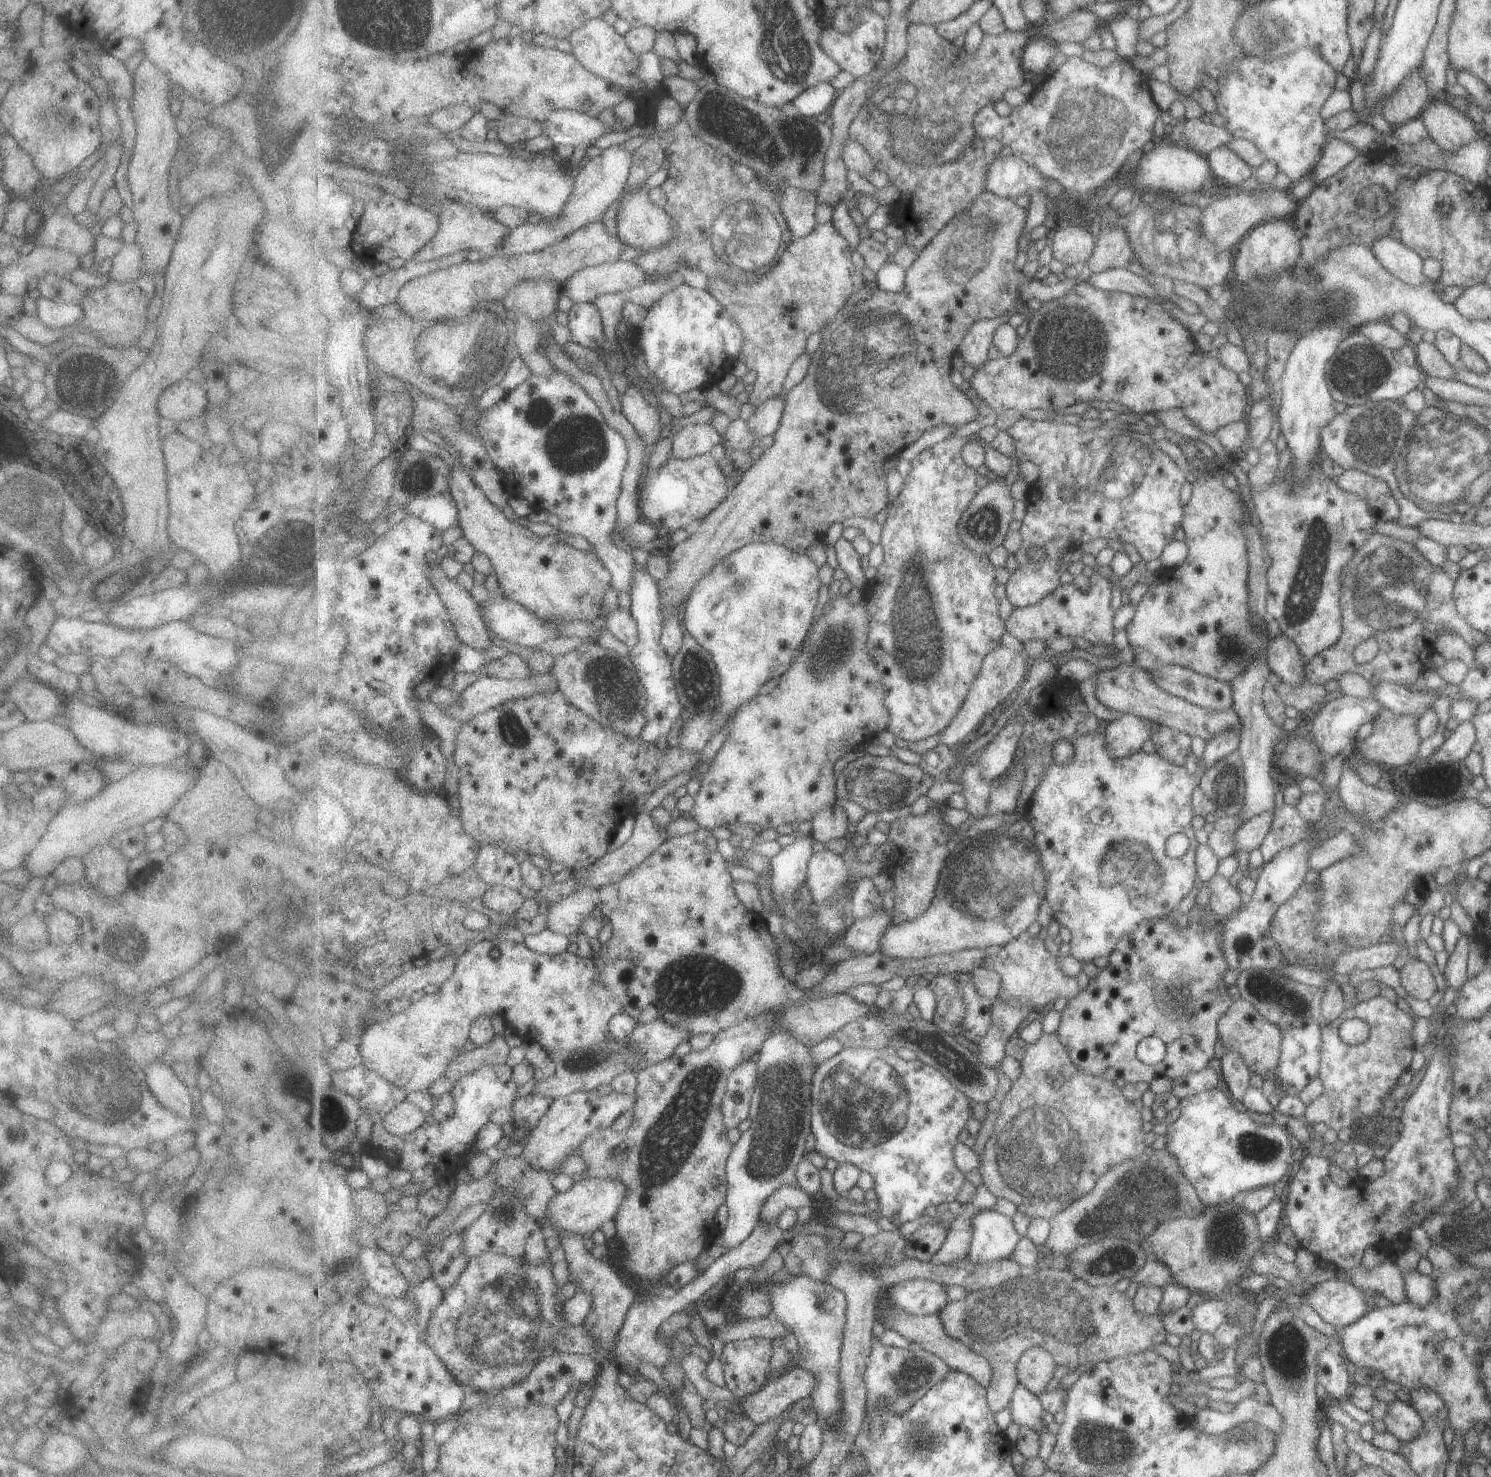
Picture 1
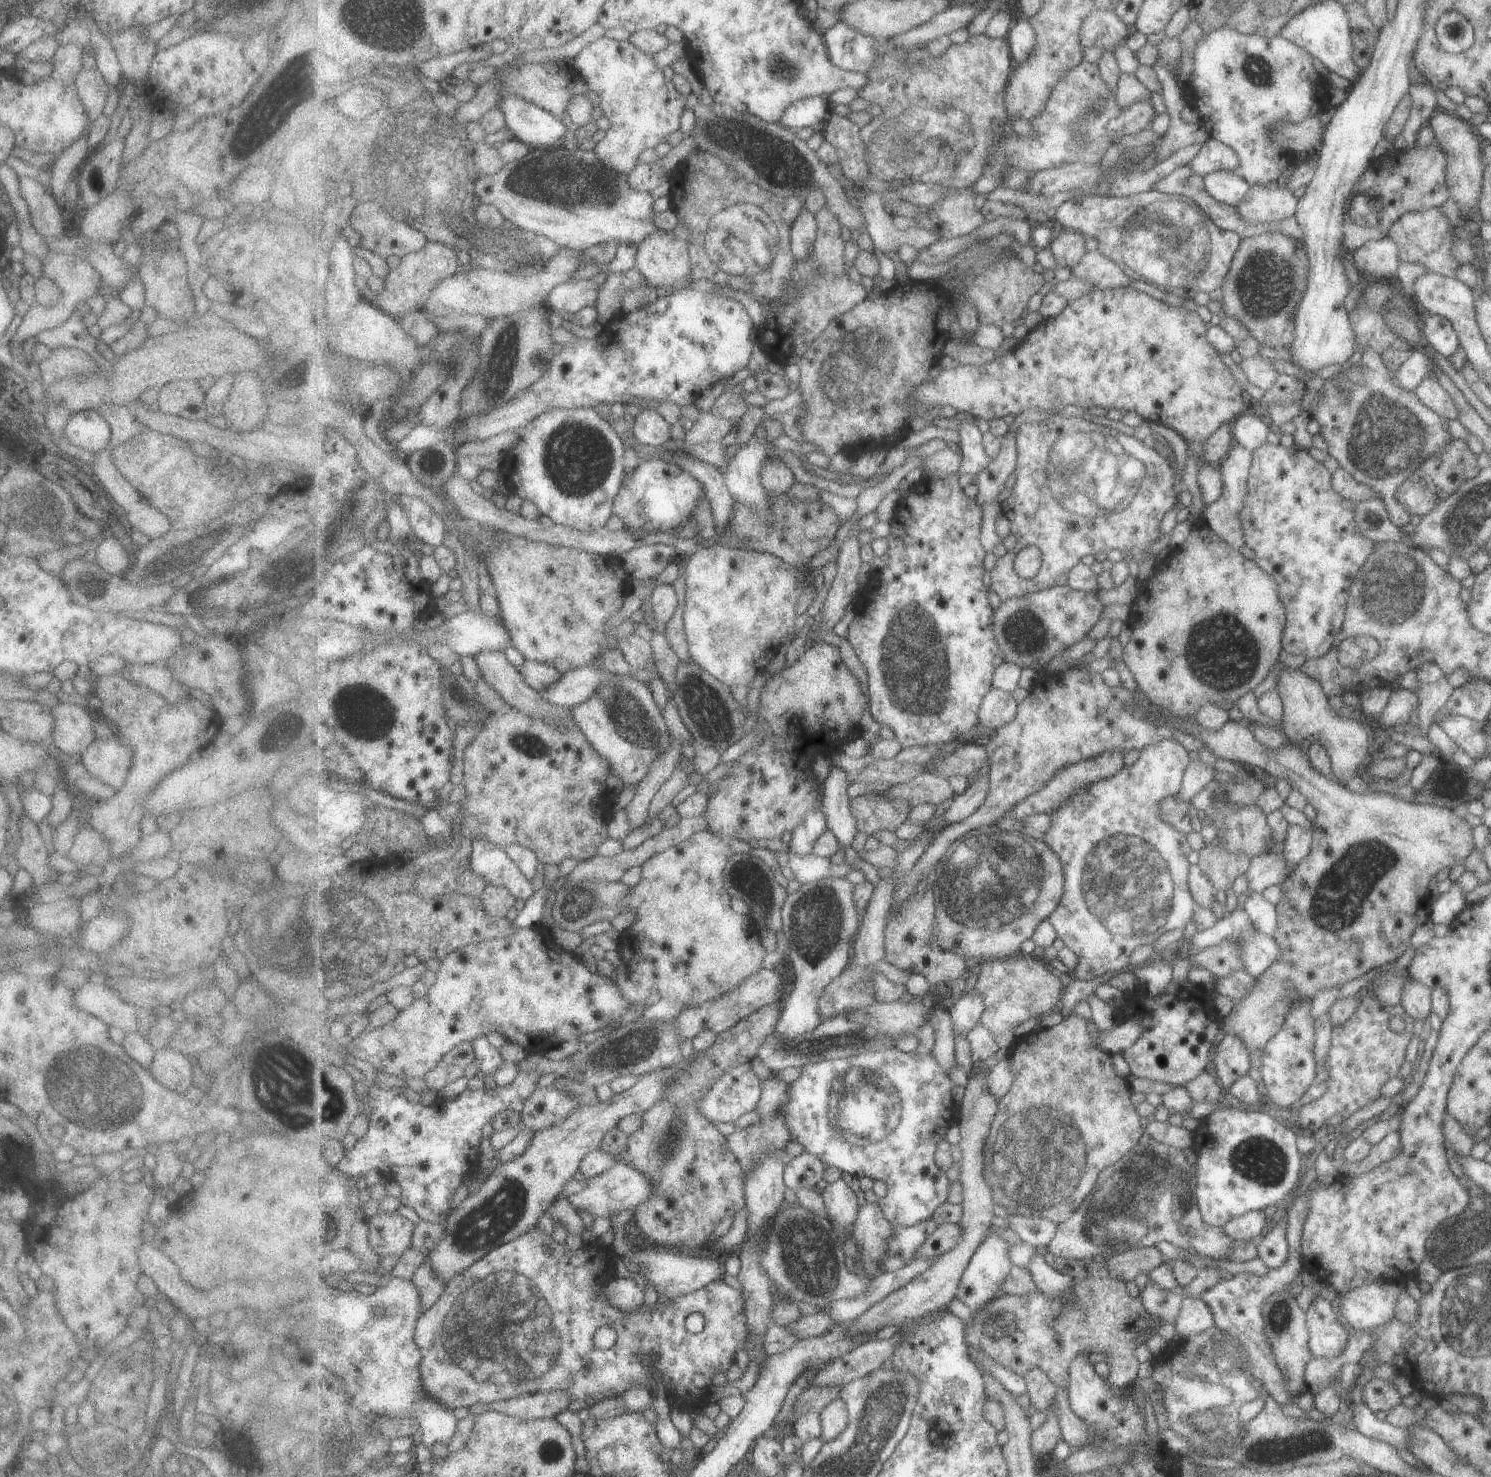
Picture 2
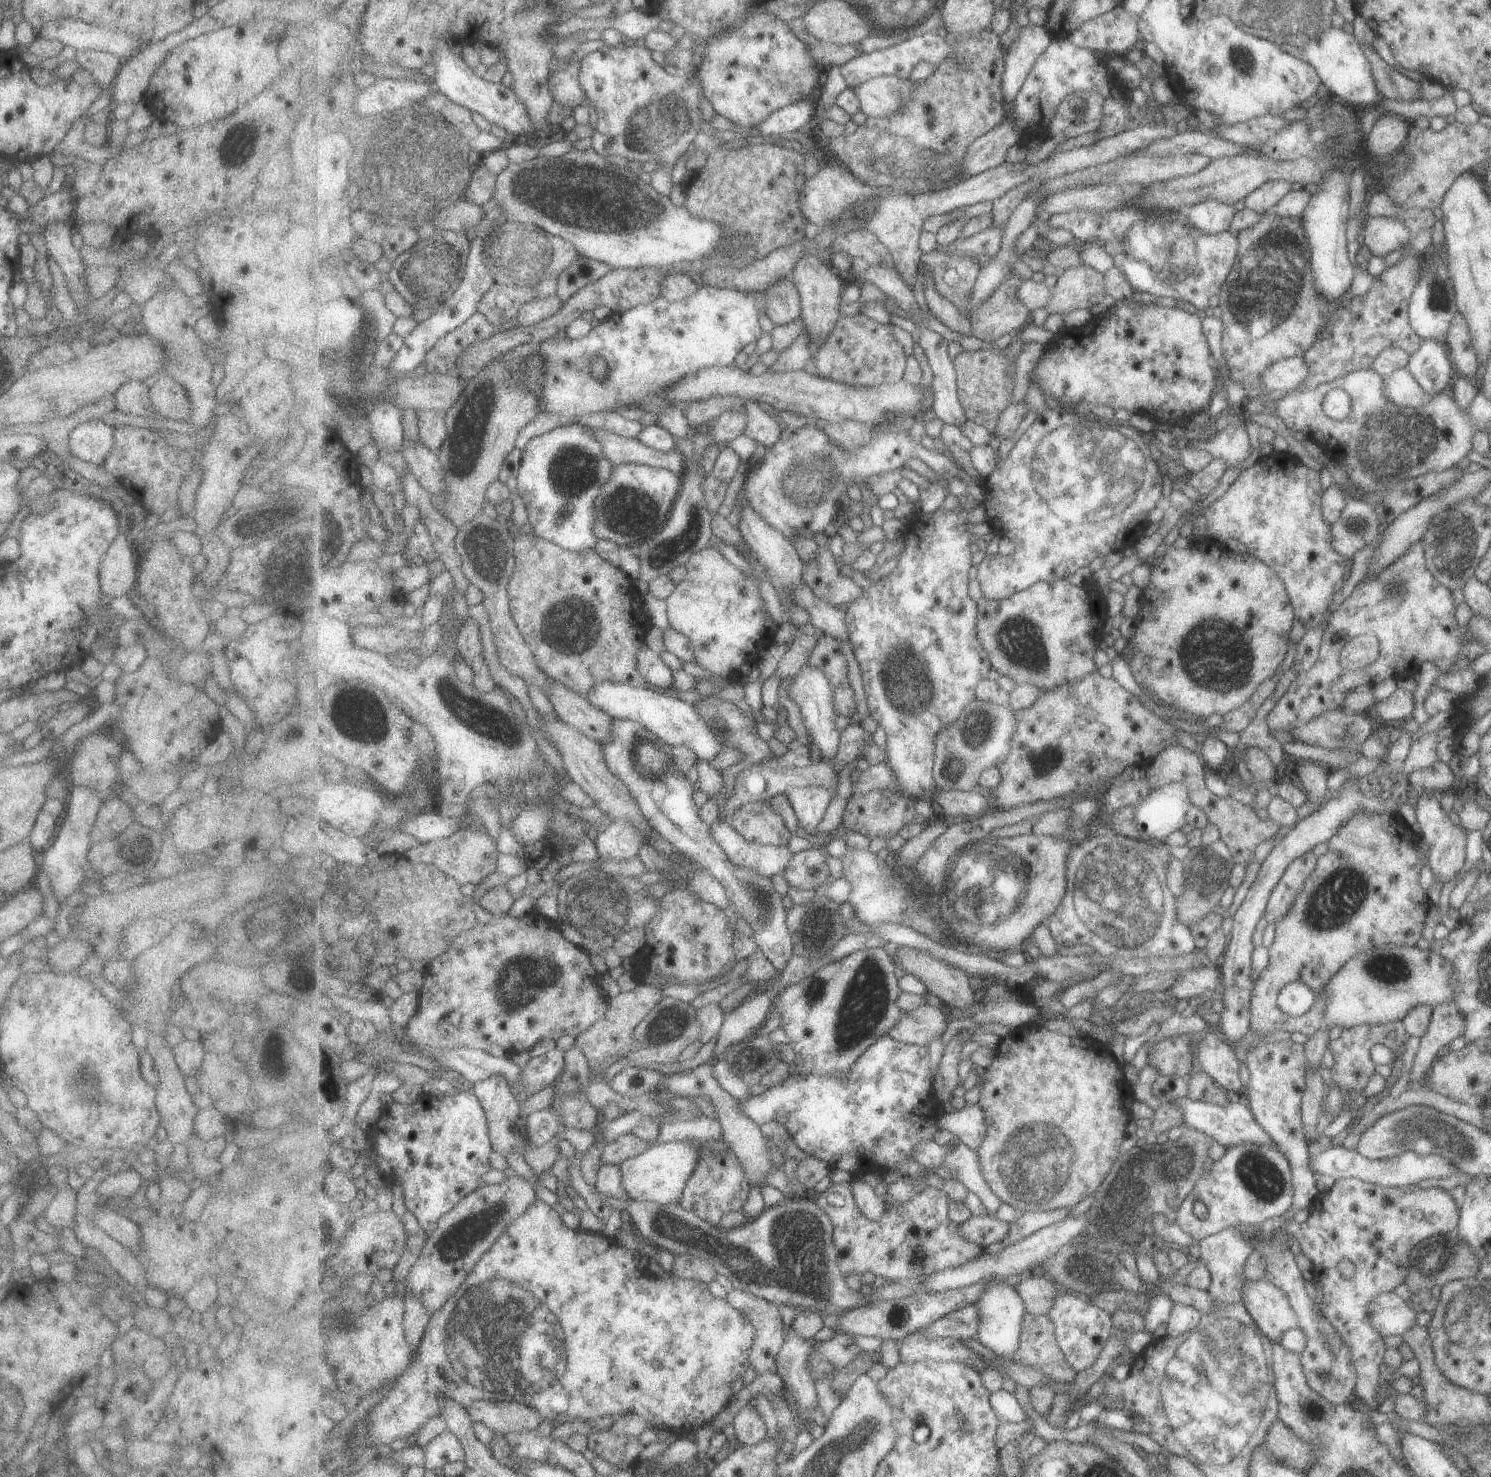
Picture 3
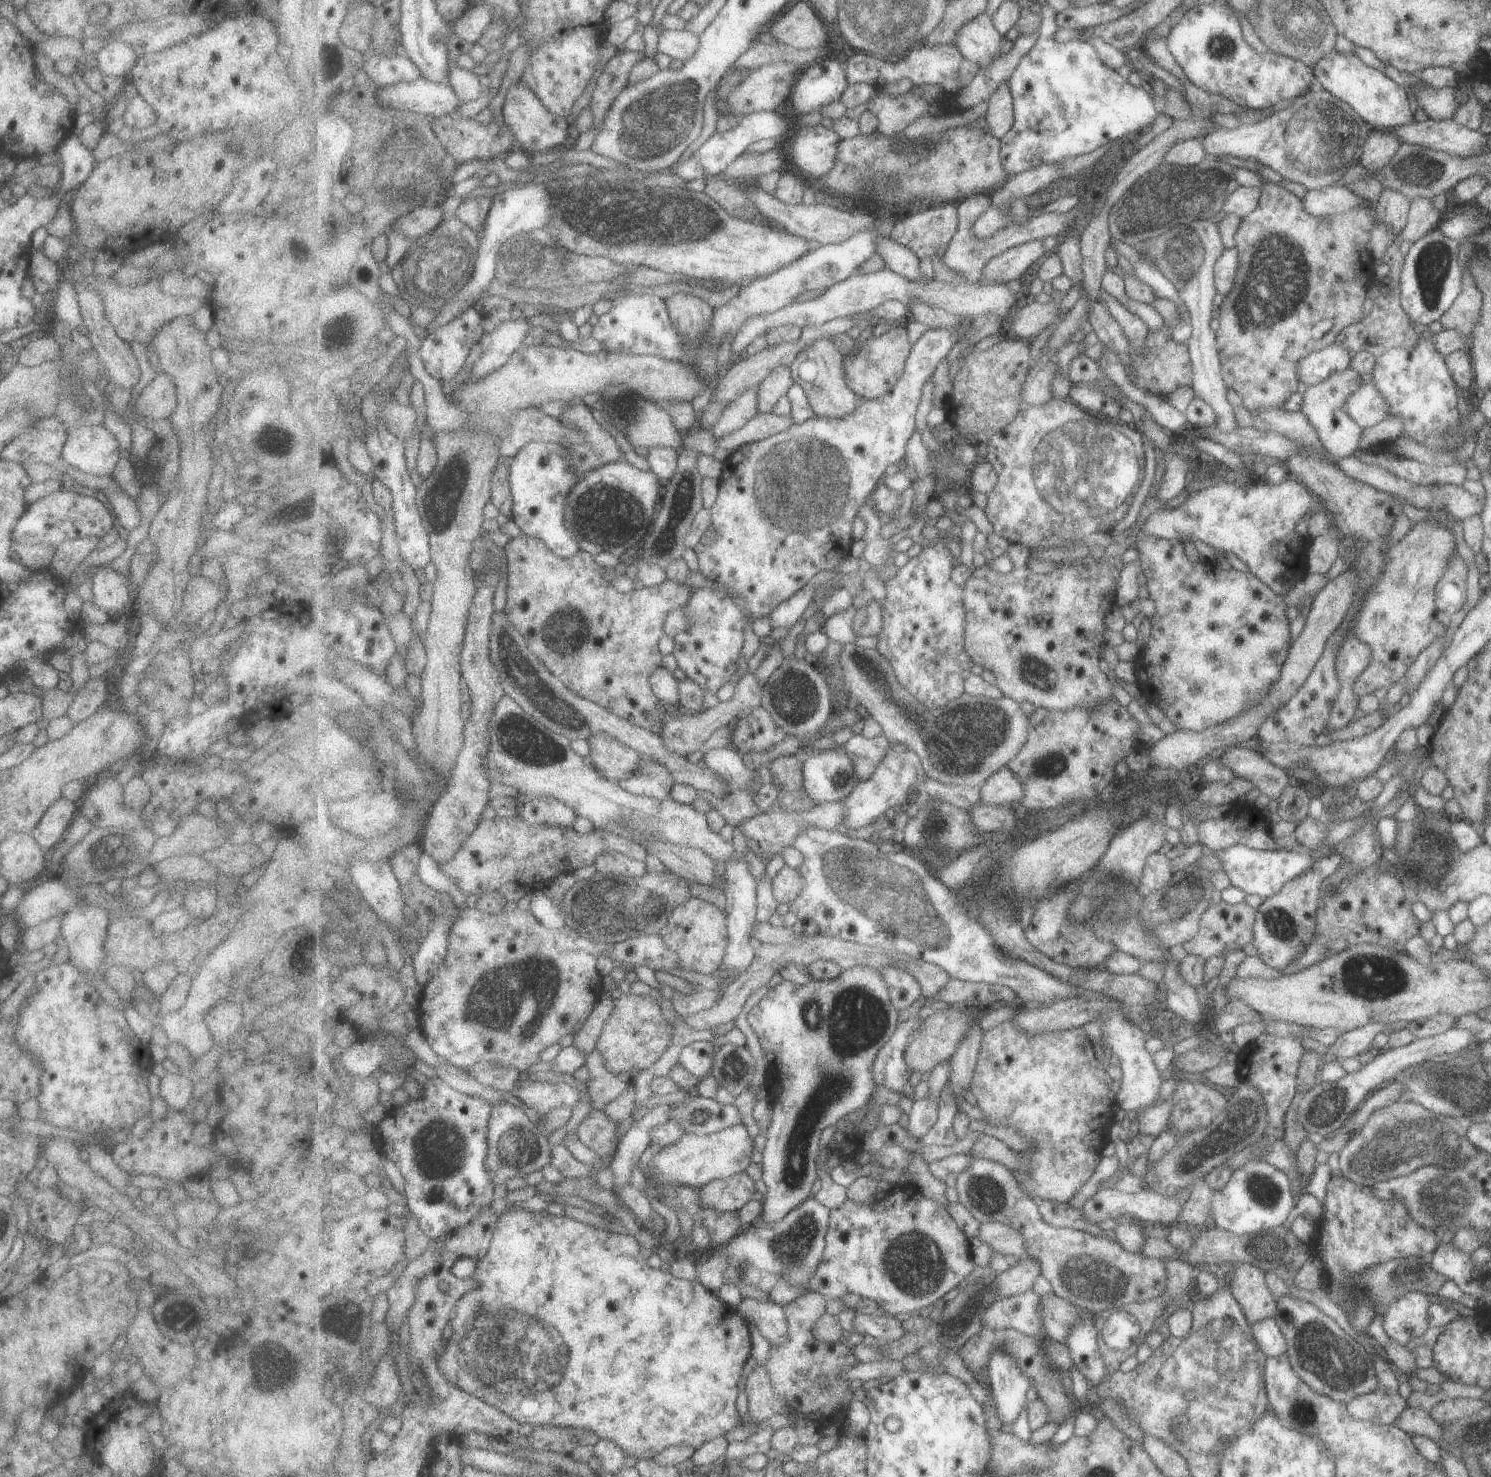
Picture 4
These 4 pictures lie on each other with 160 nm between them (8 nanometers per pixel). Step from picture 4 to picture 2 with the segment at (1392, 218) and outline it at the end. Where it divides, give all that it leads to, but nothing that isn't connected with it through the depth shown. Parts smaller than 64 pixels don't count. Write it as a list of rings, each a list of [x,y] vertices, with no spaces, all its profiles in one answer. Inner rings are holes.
[[[1389,235],[1378,240],[1368,240],[1361,248],[1350,254],[1355,267],[1366,278],[1397,279],[1401,259],[1396,242]]]

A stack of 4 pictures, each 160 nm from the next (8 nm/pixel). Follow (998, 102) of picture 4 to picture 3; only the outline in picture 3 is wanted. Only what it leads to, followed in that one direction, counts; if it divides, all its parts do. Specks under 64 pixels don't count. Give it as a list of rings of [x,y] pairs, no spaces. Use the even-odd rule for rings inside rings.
[[[1044,25],[1023,29],[1007,56],[1006,72],[1002,78],[1004,106],[1007,112],[1013,108],[1030,72],[1042,58],[1042,54],[1053,44],[1053,35]]]

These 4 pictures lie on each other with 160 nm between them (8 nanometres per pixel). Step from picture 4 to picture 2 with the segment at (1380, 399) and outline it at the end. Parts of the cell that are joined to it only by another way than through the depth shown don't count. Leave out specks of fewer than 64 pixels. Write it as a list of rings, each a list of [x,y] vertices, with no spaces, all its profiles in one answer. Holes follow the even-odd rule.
[[[1434,375],[1425,377],[1413,392],[1417,394],[1418,400],[1422,400],[1422,404],[1432,409],[1438,416],[1449,420],[1458,418],[1458,408],[1452,396],[1437,382]]]

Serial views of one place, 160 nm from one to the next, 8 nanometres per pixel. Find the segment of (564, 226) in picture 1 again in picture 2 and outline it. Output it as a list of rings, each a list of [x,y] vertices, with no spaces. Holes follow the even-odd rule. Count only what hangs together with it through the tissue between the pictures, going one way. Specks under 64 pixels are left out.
[[[601,37],[575,58],[574,69],[590,86],[602,116],[611,123],[606,137],[594,146],[601,153],[598,158],[602,162],[612,160],[616,168],[626,168],[628,177],[646,150],[669,142],[668,137],[681,130],[688,95],[682,94],[672,79],[666,78],[655,55],[644,52],[632,40]]]

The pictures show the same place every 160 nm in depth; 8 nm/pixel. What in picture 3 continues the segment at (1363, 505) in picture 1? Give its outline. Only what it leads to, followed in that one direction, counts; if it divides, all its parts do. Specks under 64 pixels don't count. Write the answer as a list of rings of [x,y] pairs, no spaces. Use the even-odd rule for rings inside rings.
[[[1273,452],[1246,468],[1221,497],[1200,509],[1200,515],[1206,519],[1206,539],[1218,544],[1226,544],[1228,539],[1238,540],[1246,546],[1250,556],[1269,565],[1278,574],[1306,632],[1311,628],[1327,625],[1333,614],[1328,610],[1328,604],[1349,579],[1350,564],[1353,564],[1350,557],[1342,557],[1333,548],[1331,524],[1326,524],[1320,514],[1322,496],[1320,472],[1303,466],[1293,455]]]

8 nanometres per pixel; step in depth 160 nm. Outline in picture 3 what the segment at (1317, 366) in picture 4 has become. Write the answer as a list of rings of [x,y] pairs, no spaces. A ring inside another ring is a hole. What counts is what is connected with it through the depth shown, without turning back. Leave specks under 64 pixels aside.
[[[1290,357],[1289,359],[1278,360],[1272,368],[1266,371],[1261,382],[1262,386],[1266,386],[1269,393],[1274,395],[1277,392],[1286,394],[1298,389],[1308,374],[1310,374],[1310,368],[1304,362],[1304,358]]]

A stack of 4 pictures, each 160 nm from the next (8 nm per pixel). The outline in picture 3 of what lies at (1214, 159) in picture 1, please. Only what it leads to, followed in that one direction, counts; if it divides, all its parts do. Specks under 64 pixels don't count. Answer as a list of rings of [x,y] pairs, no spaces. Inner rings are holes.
[[[1206,200],[1191,206],[1184,215],[1186,224],[1202,234],[1218,234],[1227,231],[1234,218],[1234,206],[1222,204],[1218,200]]]

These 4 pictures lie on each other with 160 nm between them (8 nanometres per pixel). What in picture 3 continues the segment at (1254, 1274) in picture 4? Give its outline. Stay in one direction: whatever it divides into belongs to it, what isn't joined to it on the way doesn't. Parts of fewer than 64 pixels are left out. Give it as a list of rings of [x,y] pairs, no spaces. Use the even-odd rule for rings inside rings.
[[[1265,1278],[1260,1280],[1250,1280],[1248,1284],[1244,1284],[1241,1295],[1243,1304],[1250,1314],[1250,1317],[1254,1320],[1254,1323],[1258,1326],[1259,1330],[1270,1340],[1278,1340],[1282,1332],[1286,1330],[1296,1329],[1298,1322],[1296,1322],[1296,1314],[1288,1302],[1288,1296],[1284,1294],[1284,1291],[1280,1288],[1272,1285]]]

